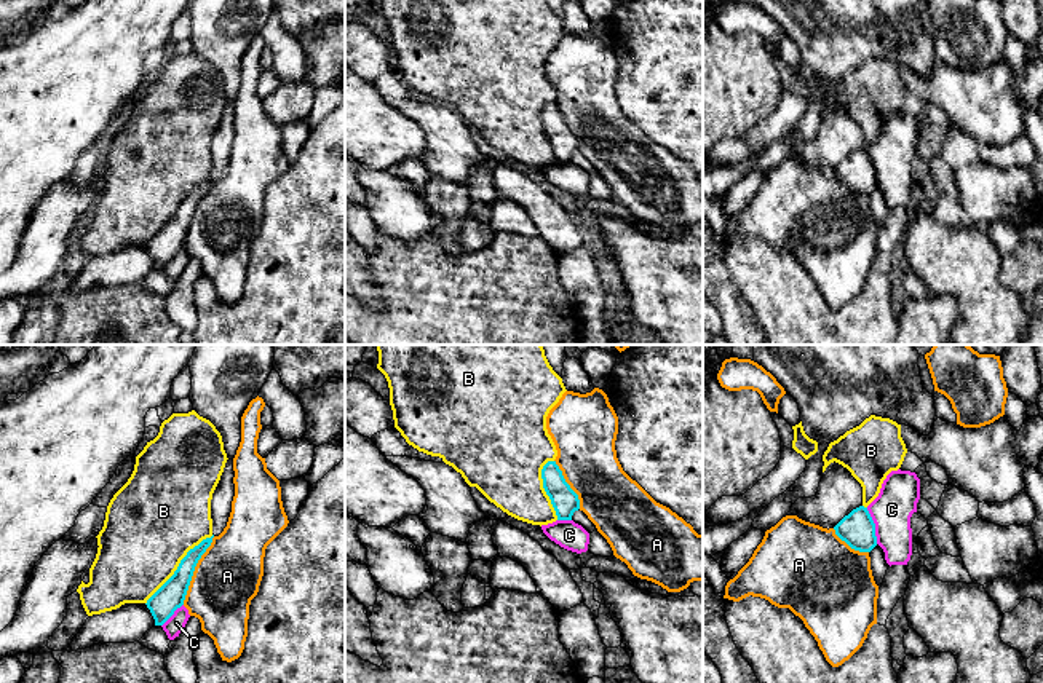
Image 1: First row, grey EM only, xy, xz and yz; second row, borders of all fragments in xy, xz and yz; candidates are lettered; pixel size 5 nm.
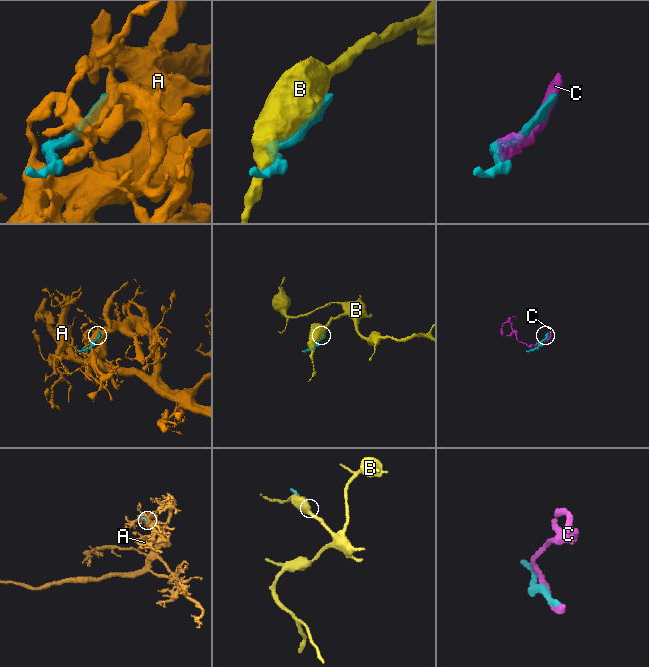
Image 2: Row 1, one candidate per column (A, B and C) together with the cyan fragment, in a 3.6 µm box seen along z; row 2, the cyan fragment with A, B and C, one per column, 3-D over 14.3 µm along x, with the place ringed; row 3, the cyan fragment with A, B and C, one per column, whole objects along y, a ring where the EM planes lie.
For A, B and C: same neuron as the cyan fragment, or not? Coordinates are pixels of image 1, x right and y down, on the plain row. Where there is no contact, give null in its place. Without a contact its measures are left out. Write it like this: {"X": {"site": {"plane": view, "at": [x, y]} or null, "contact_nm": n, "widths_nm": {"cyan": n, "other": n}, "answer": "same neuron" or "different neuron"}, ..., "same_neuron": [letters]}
{"A": {"site": {"plane": "xy", "at": [194, 213]}, "contact_nm": 380, "widths_nm": {"cyan": 140, "other": 340}, "answer": "same neuron"}, "B": {"site": {"plane": "xy", "at": [179, 208]}, "contact_nm": 480, "widths_nm": {"cyan": 140, "other": 460}, "answer": "different neuron"}, "C": {"site": {"plane": "yz", "at": [874, 168]}, "contact_nm": 190, "widths_nm": {"cyan": 180, "other": 200}, "answer": "different neuron"}, "same_neuron": ["A"]}

